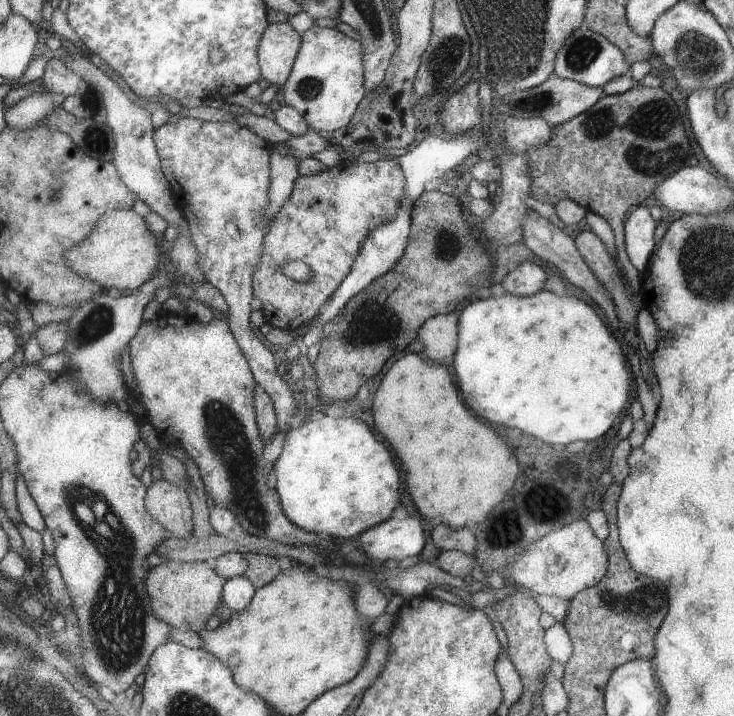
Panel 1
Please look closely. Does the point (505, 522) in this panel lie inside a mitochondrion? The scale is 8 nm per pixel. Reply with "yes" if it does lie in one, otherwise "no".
no

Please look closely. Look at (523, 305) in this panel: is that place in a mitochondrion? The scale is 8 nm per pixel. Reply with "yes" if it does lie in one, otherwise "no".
no

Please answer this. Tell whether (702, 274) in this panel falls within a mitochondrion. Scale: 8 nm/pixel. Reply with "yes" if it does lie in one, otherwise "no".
yes

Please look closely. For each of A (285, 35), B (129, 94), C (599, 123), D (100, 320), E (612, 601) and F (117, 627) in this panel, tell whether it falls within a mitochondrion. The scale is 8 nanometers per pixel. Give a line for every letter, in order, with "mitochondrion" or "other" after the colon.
A: other
B: other
C: mitochondrion
D: mitochondrion
E: mitochondrion
F: mitochondrion

